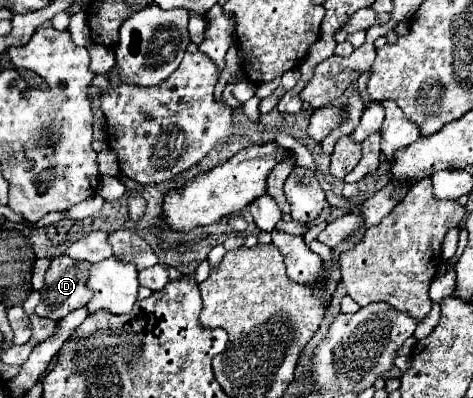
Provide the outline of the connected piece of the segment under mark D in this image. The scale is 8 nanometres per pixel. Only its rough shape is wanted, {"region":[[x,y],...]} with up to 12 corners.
{"region":[[53,258],[37,314],[63,320],[91,298],[91,264]]}

